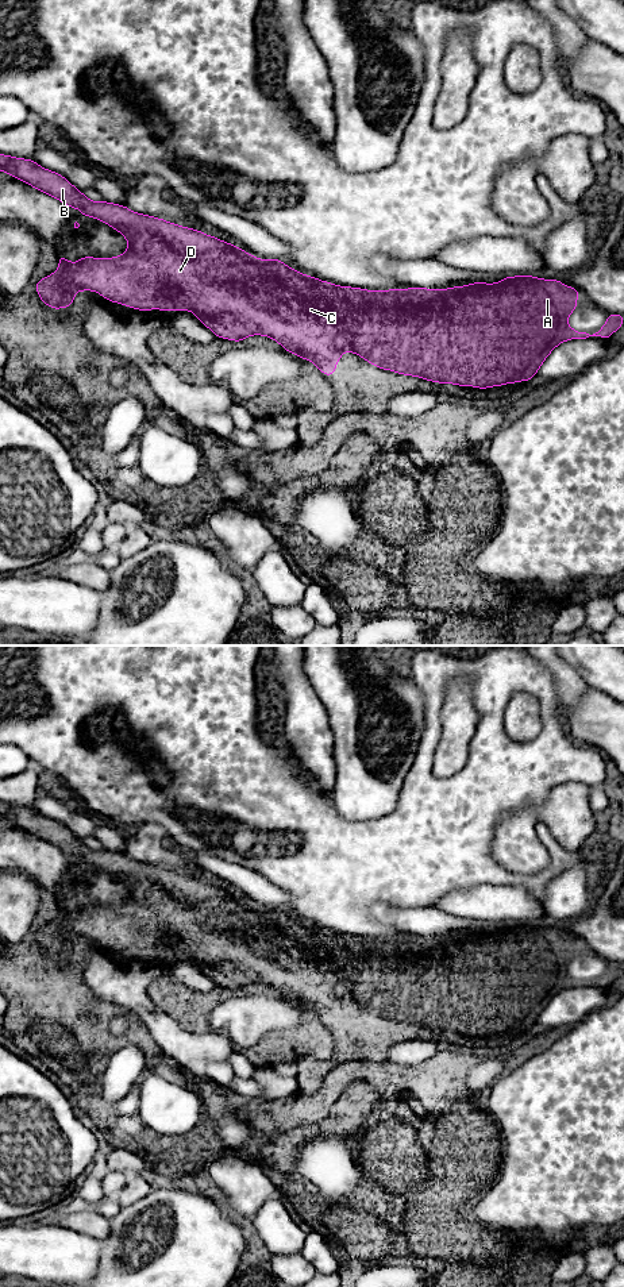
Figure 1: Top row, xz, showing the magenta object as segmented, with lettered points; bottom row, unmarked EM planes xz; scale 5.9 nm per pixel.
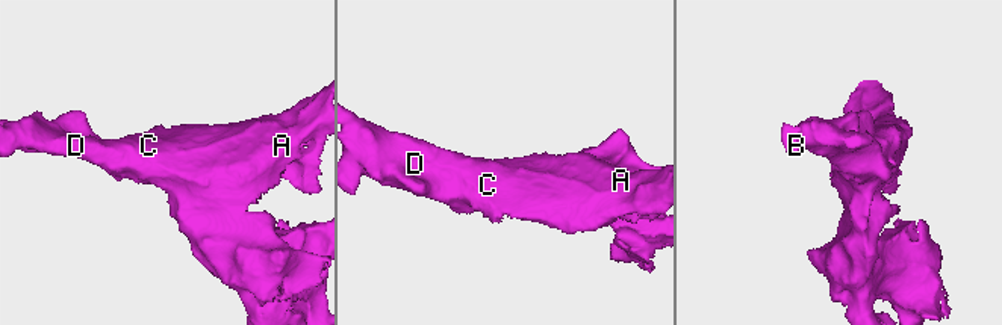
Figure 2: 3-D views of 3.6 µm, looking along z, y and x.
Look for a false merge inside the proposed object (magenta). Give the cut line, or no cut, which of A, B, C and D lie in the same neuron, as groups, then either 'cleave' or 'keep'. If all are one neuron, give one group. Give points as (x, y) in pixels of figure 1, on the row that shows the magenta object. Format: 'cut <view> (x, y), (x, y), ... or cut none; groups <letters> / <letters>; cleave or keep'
cut none; groups A B C D; keep

